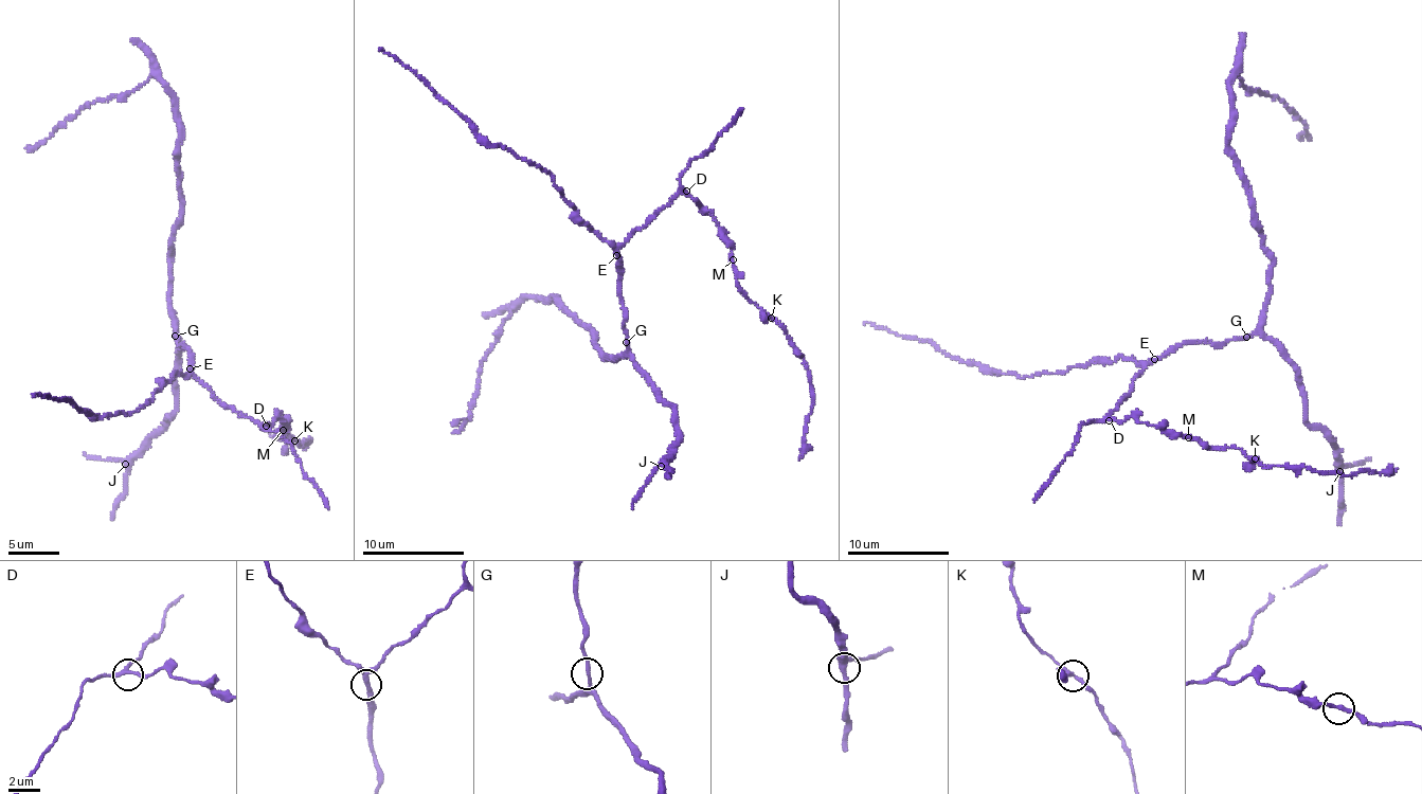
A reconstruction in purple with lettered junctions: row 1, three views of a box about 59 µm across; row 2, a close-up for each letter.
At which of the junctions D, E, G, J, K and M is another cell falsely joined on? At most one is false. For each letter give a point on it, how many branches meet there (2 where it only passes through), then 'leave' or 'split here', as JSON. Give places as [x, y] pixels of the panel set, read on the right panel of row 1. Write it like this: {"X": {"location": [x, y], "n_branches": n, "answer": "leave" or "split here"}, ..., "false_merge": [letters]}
{"D": {"location": [1109, 420], "n_branches": 3, "answer": "leave"}, "E": {"location": [1154, 359], "n_branches": 3, "answer": "leave"}, "G": {"location": [1246, 337], "n_branches": 2, "answer": "leave"}, "J": {"location": [1339, 471], "n_branches": 3, "answer": "leave"}, "K": {"location": [1255, 458], "n_branches": 3, "answer": "leave"}, "M": {"location": [1188, 437], "n_branches": 2, "answer": "leave"}, "false_merge": []}

